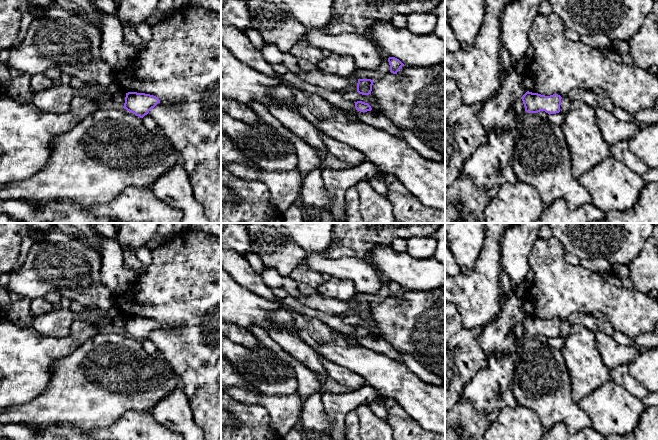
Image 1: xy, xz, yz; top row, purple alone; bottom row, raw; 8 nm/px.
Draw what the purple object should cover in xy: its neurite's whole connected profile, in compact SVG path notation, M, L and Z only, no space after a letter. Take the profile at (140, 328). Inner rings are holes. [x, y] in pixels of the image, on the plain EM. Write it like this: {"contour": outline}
{"contour": "M128 316L126 317L123 332L143 342L158 327L160 327L160 324L156 320L145 317Z"}

